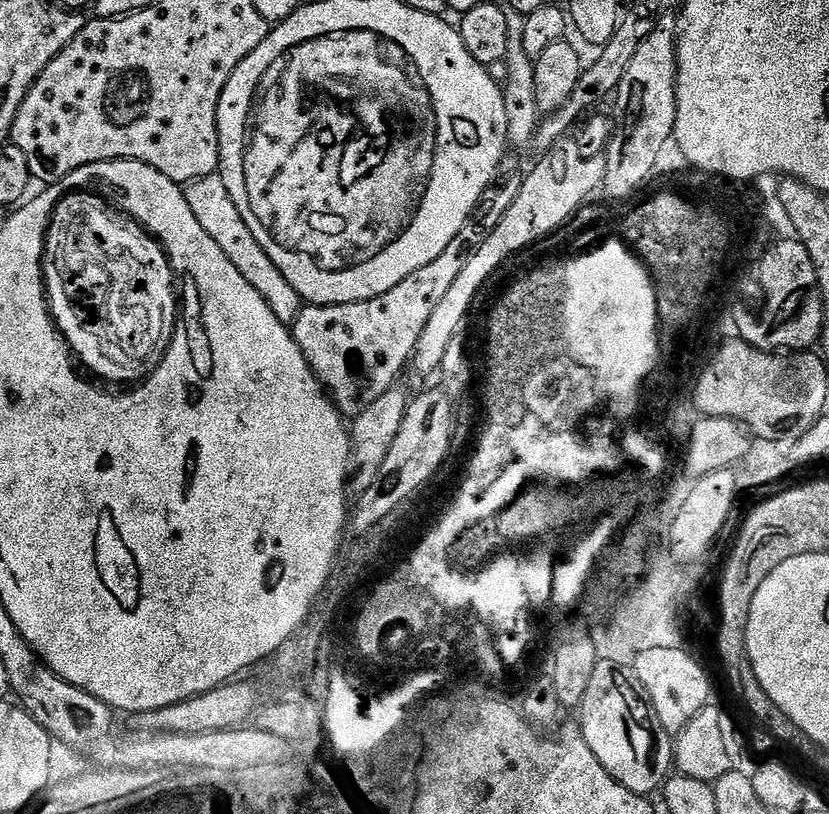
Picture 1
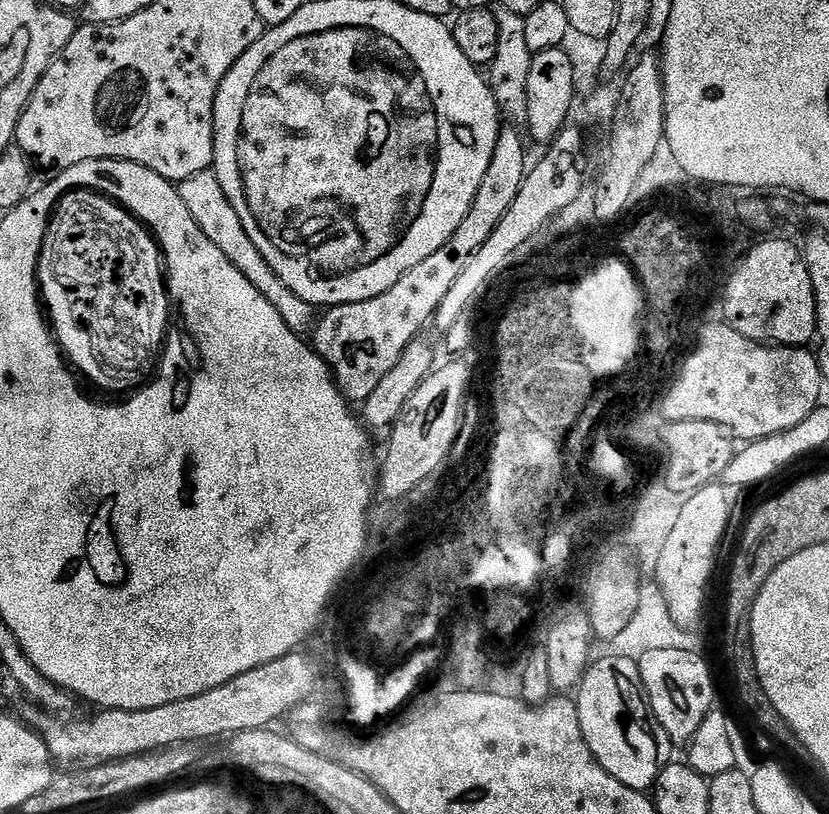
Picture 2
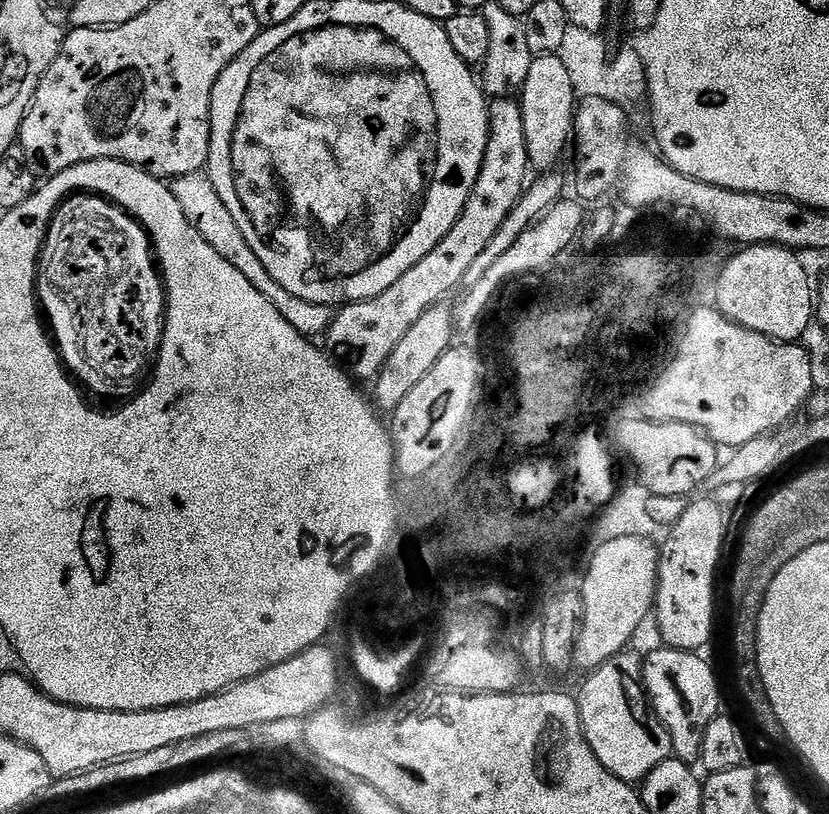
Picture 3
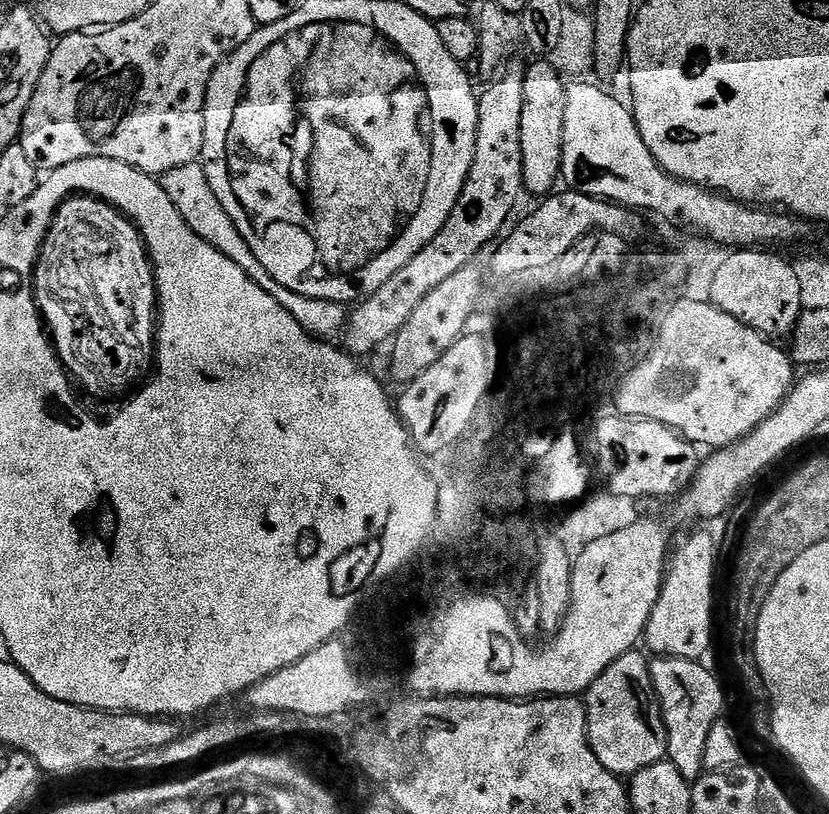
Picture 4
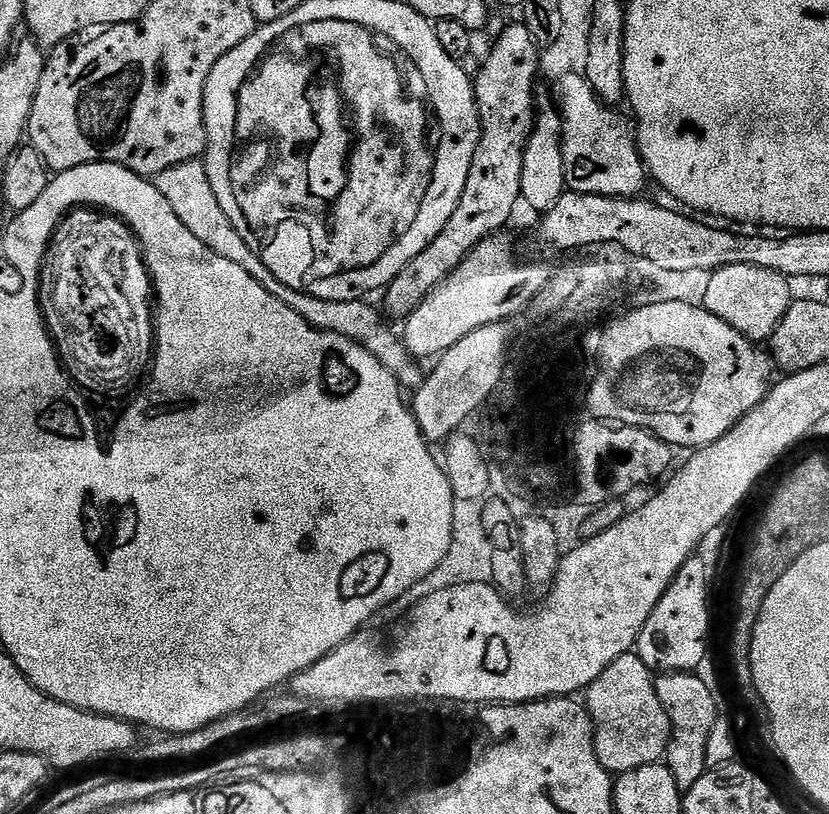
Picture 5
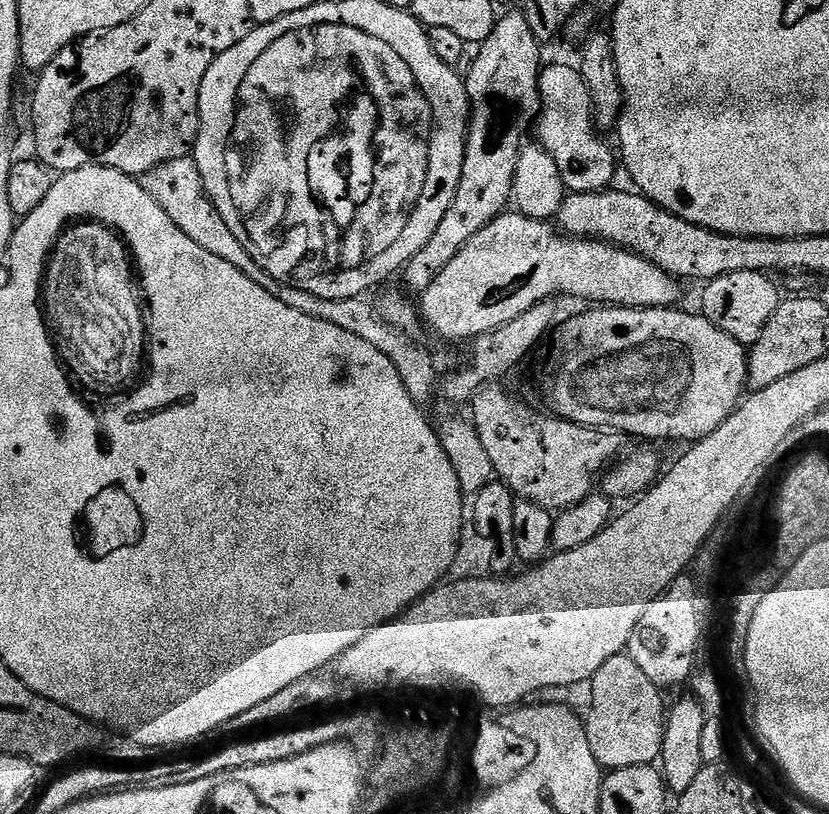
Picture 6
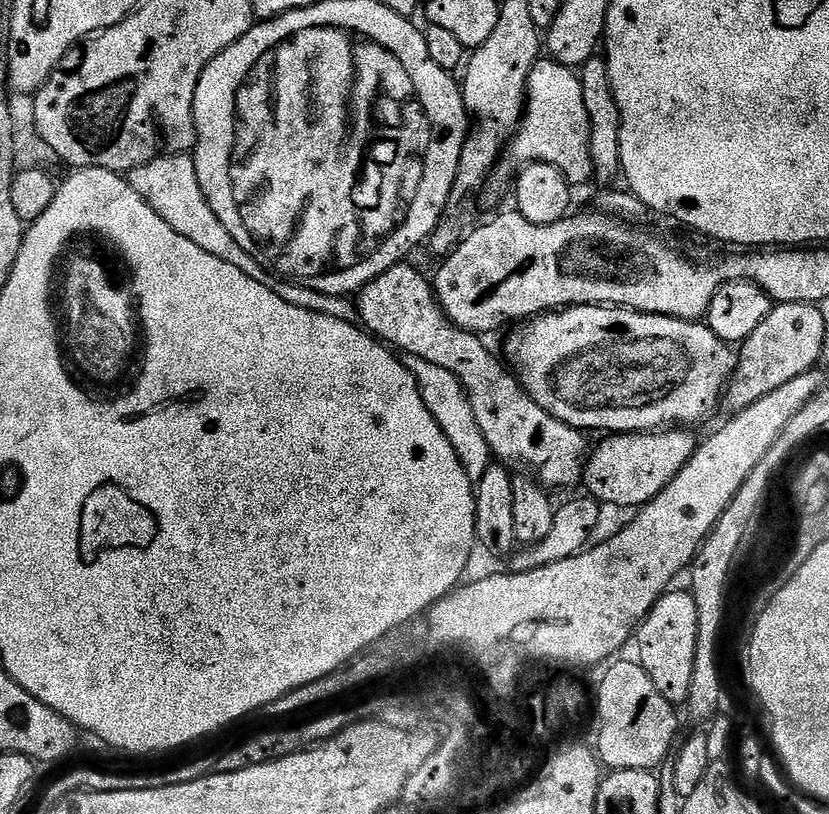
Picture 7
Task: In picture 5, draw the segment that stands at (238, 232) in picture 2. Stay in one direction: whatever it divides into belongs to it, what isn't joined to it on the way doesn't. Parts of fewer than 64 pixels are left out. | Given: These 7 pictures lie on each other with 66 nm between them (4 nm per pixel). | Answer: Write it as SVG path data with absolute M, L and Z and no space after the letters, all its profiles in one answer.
M203 159L170 166L170 170L162 170L157 174L154 183L157 190L174 206L178 218L182 218L182 226L186 226L186 230L190 230L190 234L194 234L194 238L198 238L198 242L202 242L207 248L214 250L214 254L218 254L222 258L230 258L230 262L242 266L242 270L246 270L246 274L250 274L250 278L254 278L254 282L258 282L258 286L262 286L262 290L274 294L274 298L278 298L278 302L286 302L286 306L290 306L290 310L302 314L302 318L306 318L306 322L310 322L310 326L323 332L342 334L366 350L370 350L370 354L374 354L374 358L378 358L396 375L401 389L415 390L422 386L426 372L425 369L420 369L423 368L421 361L410 354L410 350L397 333L395 336L384 325L385 317L377 305L376 309L374 305L368 304L372 302L367 299L314 298L310 294L290 290L290 286L278 282L278 278L274 278L274 274L270 274L270 270L266 270L262 258L258 258L258 254L254 254L254 250L250 250L250 246L246 246L246 242L242 242L242 234L238 234L238 230L234 230L230 218L226 218L226 210L222 210L222 206L218 206L218 198L214 198L214 186L210 186L210 178L206 174Z

